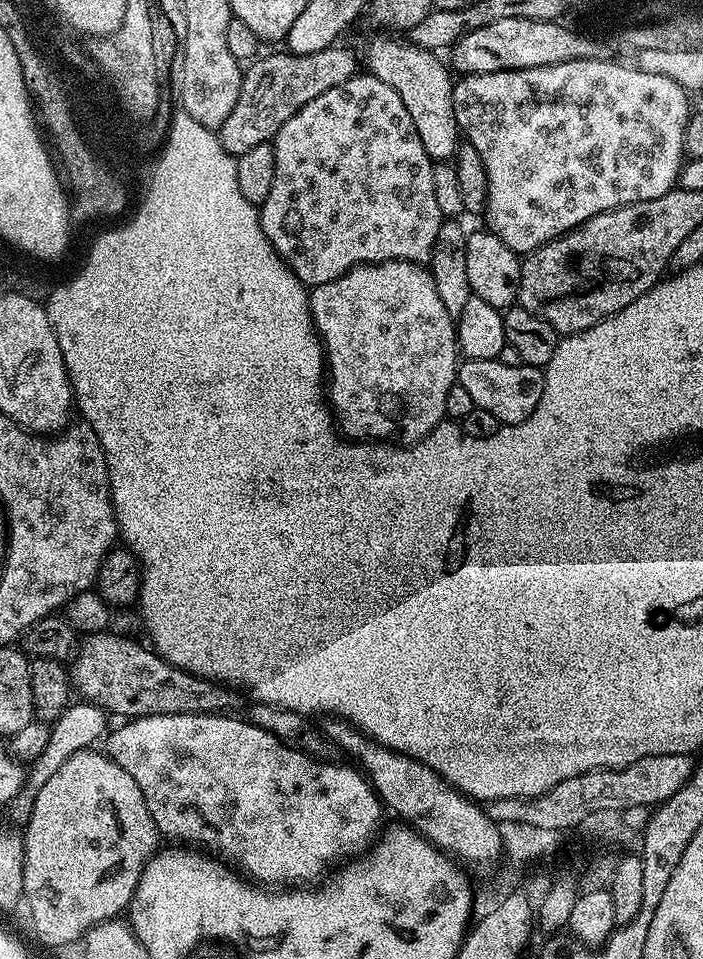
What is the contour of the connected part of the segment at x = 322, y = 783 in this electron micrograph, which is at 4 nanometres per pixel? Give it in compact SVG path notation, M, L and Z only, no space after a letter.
M199 712L138 716L121 723L124 724L121 728L113 727L107 733L102 744L103 751L115 764L122 766L122 770L126 770L126 774L130 774L134 782L138 782L138 790L142 790L142 798L146 798L146 810L150 810L150 818L154 818L157 833L163 839L164 836L168 839L165 841L179 842L184 846L201 844L202 847L209 848L209 850L204 850L209 853L217 852L217 854L212 854L219 857L221 861L227 862L233 869L239 870L249 881L260 886L308 886L319 881L333 867L331 864L335 860L344 862L349 858L359 857L377 839L376 827L380 824L382 801L372 789L371 784L355 767L352 769L344 764L327 764L329 762L327 759L310 756L300 751L299 748L279 740L274 734L257 728L247 719L235 720L234 717L235 715L232 714L201 714Z

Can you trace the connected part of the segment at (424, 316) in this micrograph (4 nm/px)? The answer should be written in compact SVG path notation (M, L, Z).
M384 260L375 264L358 264L337 280L315 285L308 292L308 310L312 313L312 323L324 350L327 376L326 400L334 413L334 420L339 431L345 437L356 442L395 442L400 446L411 446L418 443L419 440L425 440L442 423L445 419L446 394L450 394L450 386L457 383L458 380L456 326L453 316L446 310L446 306L442 306L442 298L438 298L438 290L434 286L431 271L427 267L406 260Z

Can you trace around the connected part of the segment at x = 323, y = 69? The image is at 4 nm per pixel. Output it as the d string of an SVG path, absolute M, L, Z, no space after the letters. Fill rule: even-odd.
M331 46L305 56L285 54L251 61L240 81L238 102L234 102L230 118L226 118L226 122L222 122L218 129L220 141L228 155L235 158L258 144L269 143L279 128L294 113L302 110L302 106L306 106L306 102L314 102L318 94L326 94L326 90L342 86L342 82L357 75L358 56L348 48L338 47Z

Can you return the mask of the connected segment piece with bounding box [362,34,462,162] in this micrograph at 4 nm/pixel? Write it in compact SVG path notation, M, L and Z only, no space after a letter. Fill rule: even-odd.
M376 35L380 36L369 42L368 53L362 56L363 63L364 60L368 63L367 71L374 78L378 78L378 82L386 82L386 86L390 86L390 90L394 90L402 98L402 103L410 114L410 120L414 122L418 137L422 140L429 158L433 162L451 161L462 143L462 133L454 114L454 76L449 65L445 61L444 65L437 53L419 48L407 39L391 40L388 37L391 35Z

